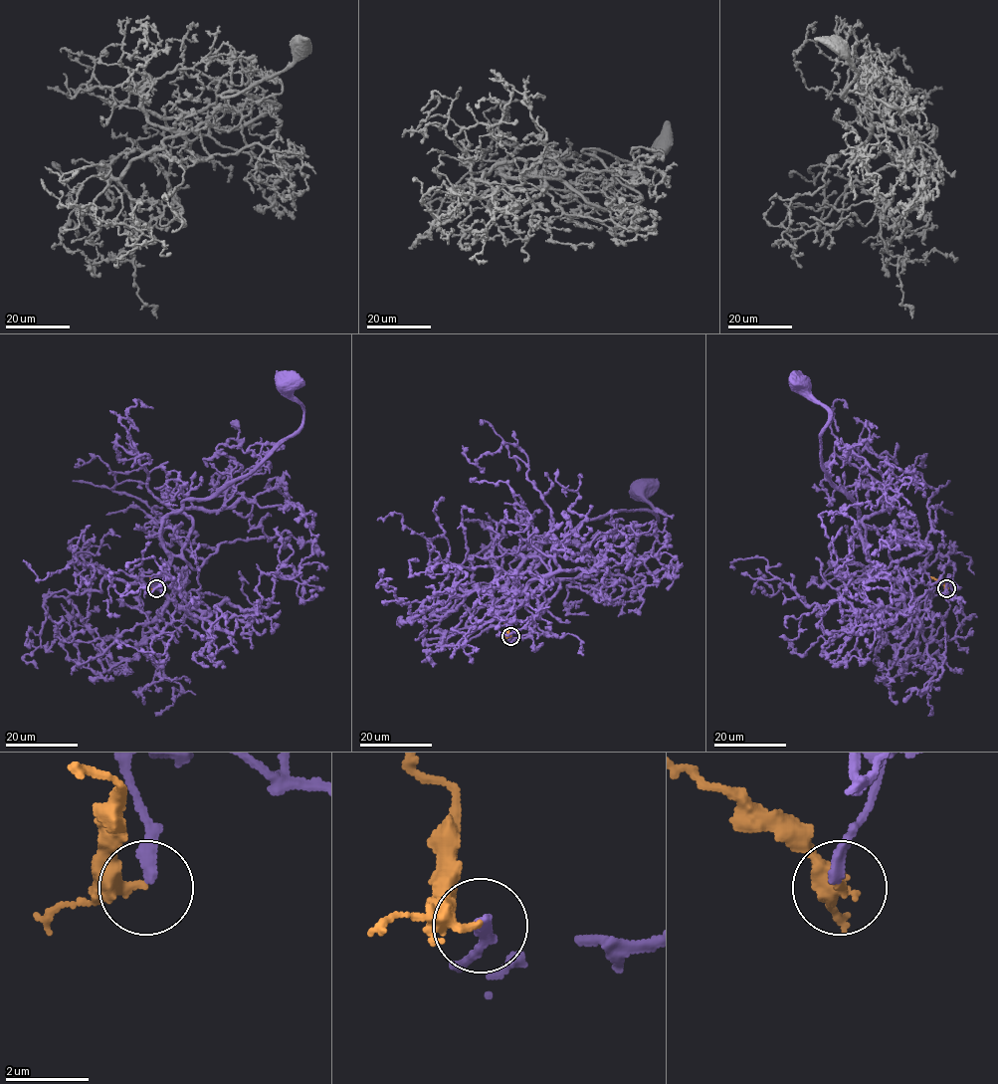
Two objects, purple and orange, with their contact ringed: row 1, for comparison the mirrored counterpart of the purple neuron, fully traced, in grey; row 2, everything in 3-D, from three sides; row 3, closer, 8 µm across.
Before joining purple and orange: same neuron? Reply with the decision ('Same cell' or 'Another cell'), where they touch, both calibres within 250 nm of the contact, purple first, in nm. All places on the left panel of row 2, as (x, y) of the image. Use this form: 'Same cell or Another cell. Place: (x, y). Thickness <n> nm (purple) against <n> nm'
Same cell. Place: (156, 588). Thickness 300 nm (purple) against 200 nm

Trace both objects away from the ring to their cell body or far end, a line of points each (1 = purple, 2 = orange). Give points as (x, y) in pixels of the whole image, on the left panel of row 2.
1: (156, 587), (180, 582), (190, 609), (152, 581), (169, 561), (161, 521), (295, 432), (291, 384)
2: (156, 588), (150, 576)

